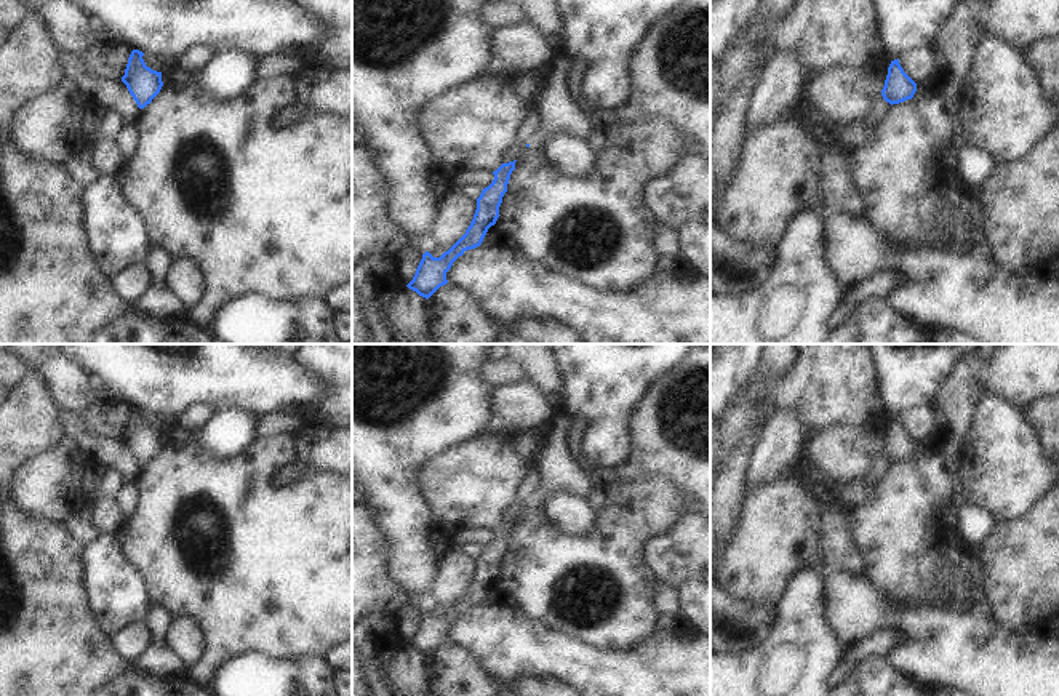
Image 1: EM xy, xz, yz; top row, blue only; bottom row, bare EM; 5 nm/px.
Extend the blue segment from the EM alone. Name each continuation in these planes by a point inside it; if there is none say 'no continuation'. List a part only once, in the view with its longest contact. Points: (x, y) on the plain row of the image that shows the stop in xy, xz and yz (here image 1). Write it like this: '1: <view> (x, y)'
no continuation

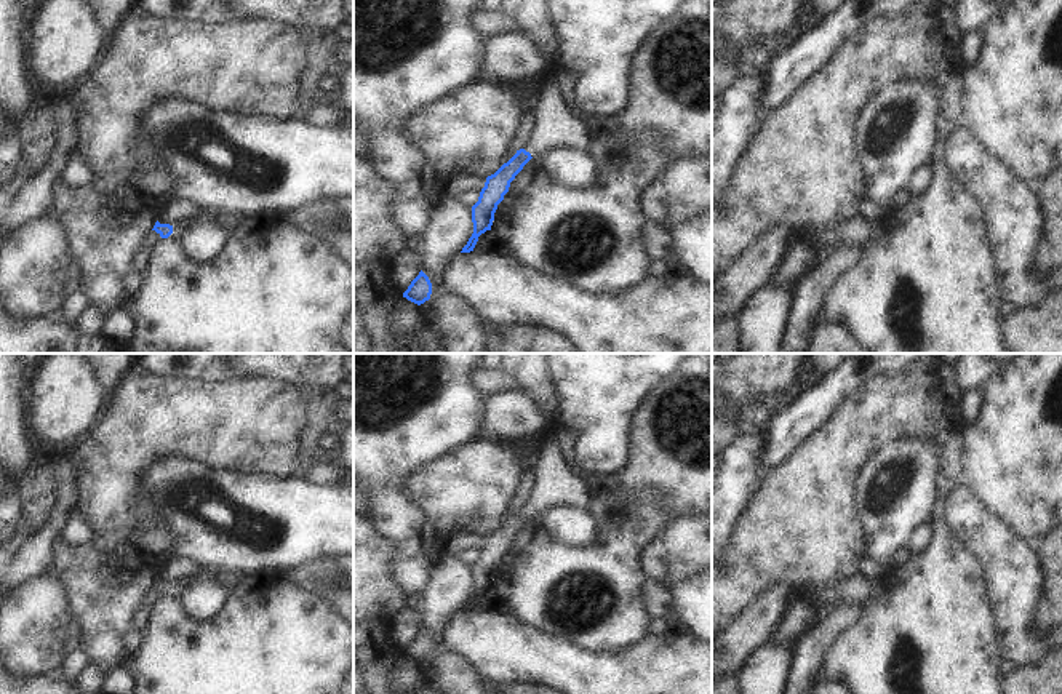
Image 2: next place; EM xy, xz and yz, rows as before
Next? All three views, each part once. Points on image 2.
1: xy (237, 579)

